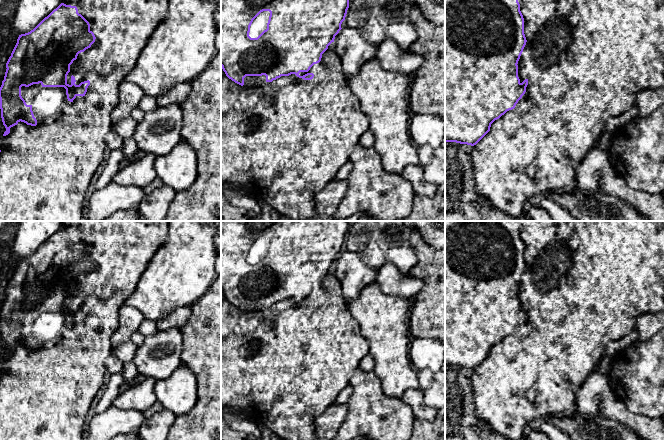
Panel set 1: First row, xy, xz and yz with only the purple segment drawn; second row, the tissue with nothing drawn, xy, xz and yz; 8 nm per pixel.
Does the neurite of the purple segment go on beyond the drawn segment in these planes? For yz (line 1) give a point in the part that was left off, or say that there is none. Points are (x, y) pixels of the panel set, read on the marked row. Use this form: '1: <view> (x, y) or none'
1: none

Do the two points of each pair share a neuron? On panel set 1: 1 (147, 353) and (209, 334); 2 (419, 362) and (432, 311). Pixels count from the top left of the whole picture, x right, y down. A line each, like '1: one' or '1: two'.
1: two
2: two

